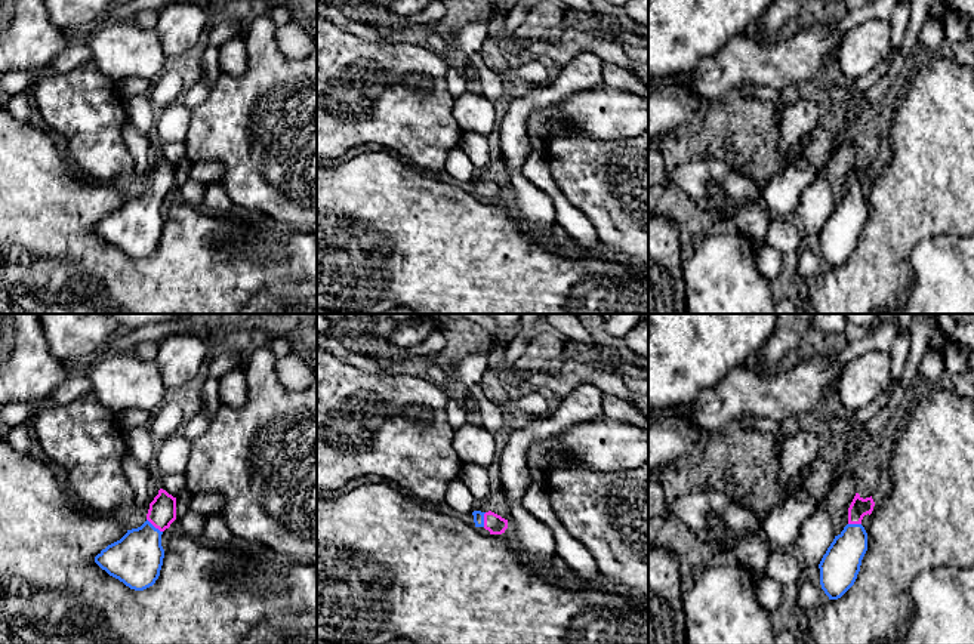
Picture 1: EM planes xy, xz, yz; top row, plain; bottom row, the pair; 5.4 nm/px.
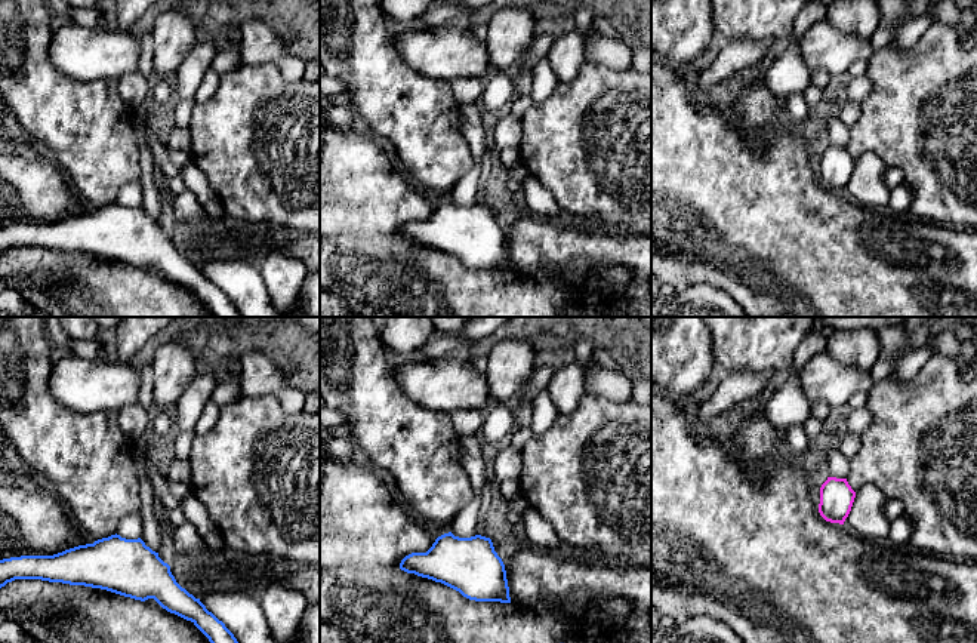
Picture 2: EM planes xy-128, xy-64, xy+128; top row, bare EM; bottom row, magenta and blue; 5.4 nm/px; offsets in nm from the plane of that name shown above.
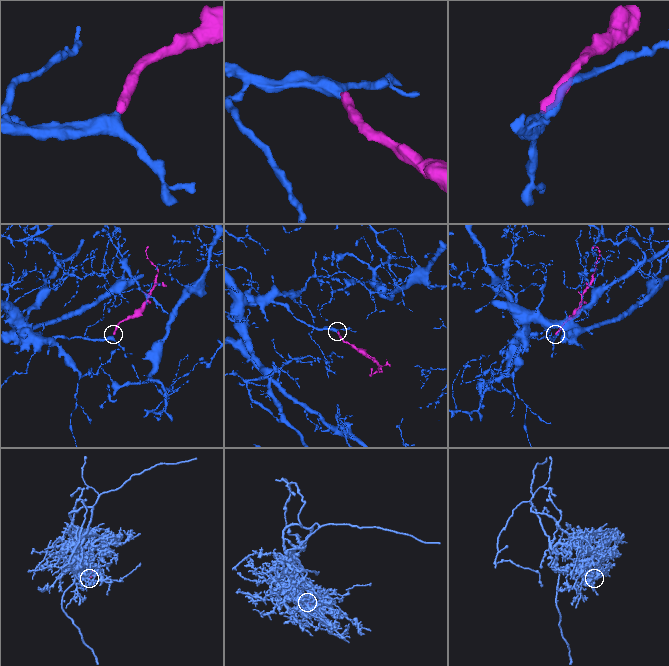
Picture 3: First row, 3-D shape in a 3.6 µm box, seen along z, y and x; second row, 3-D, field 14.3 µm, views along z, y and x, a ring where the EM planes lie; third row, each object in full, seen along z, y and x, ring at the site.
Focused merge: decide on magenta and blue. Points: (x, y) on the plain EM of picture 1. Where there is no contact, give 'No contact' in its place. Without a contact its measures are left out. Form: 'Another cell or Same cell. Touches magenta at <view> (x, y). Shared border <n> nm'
Same cell. Touches magenta at xy (154, 194). Shared border 120 nm

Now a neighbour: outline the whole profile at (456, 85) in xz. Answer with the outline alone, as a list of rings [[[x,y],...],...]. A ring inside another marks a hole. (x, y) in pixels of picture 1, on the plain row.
[[[453,67],[447,68],[446,73],[446,83],[447,83],[447,89],[451,93],[451,96],[456,99],[460,95],[463,95],[468,90],[468,84],[466,80],[463,78],[463,76]]]

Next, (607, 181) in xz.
[[[564,129],[545,144],[543,155],[565,198],[594,225],[602,246],[648,268],[648,130],[619,141],[602,141]]]

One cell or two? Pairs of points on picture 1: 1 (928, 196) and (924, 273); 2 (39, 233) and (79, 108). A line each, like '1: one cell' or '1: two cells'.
1: two cells
2: two cells

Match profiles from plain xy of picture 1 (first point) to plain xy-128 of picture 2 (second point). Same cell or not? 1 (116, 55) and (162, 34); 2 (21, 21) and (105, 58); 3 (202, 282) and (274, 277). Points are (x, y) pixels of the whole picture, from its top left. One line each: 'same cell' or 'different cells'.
1: different cells
2: different cells
3: different cells

